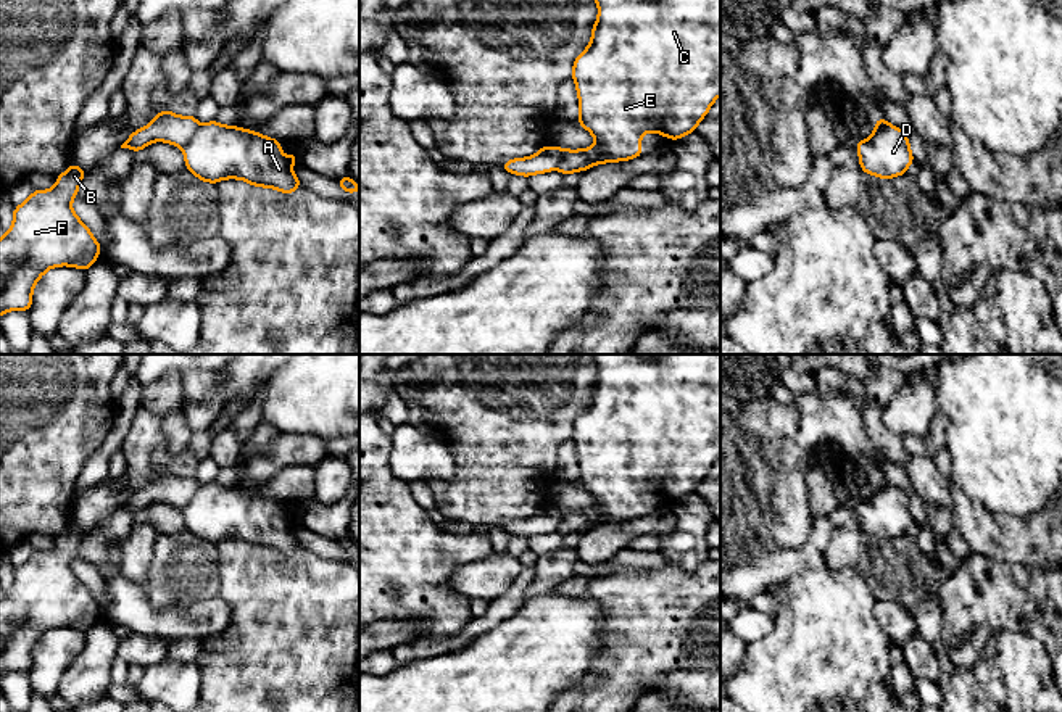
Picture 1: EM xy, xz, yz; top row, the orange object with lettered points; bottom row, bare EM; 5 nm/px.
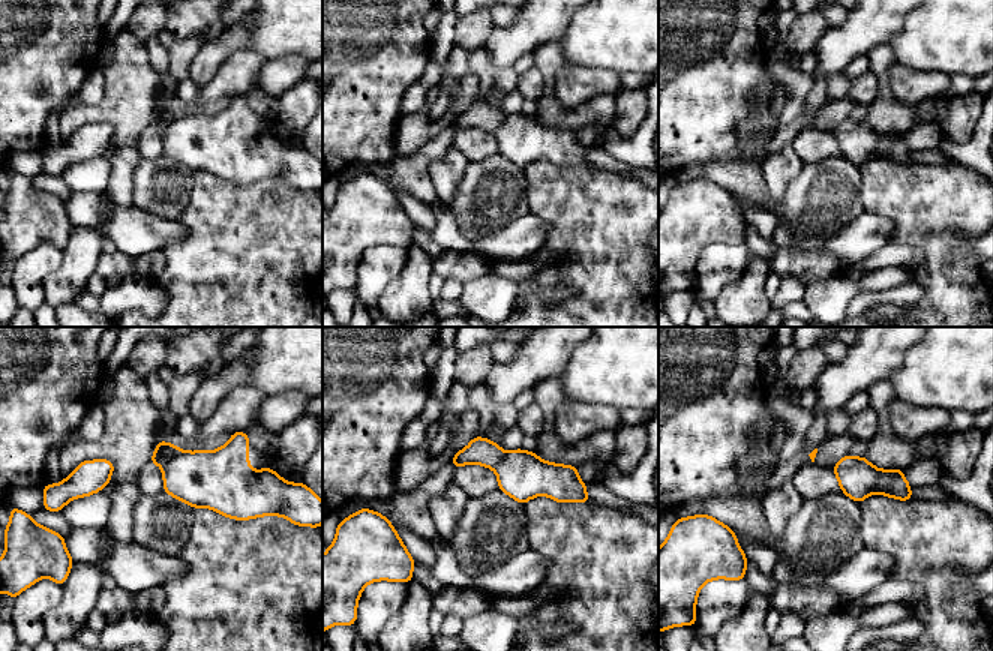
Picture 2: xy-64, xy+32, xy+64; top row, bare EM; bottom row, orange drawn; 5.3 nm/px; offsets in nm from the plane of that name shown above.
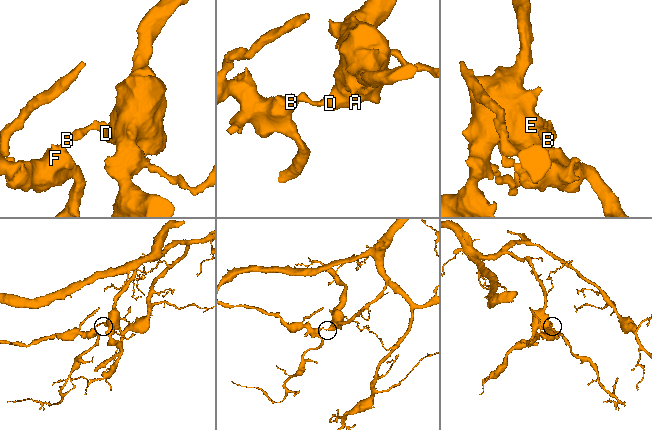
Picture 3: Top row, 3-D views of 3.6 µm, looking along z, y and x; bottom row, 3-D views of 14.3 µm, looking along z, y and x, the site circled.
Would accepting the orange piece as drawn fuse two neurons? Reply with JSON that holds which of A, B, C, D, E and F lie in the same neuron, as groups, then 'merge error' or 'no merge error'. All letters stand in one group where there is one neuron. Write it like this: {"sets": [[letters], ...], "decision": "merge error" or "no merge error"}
{"sets": [["A", "C", "D", "E"], ["B", "F"]], "decision": "merge error"}

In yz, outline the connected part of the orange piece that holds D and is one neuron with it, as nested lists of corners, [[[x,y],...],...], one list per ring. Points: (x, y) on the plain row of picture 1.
[[[886,486],[875,491],[869,499],[857,501],[856,509],[859,528],[882,540],[907,535],[909,525],[915,524],[907,495],[896,486]]]

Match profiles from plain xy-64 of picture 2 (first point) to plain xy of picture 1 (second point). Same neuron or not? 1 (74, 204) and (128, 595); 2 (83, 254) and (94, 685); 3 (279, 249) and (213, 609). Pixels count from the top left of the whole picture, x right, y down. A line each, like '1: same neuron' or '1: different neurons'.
1: same neuron
2: same neuron
3: different neurons

